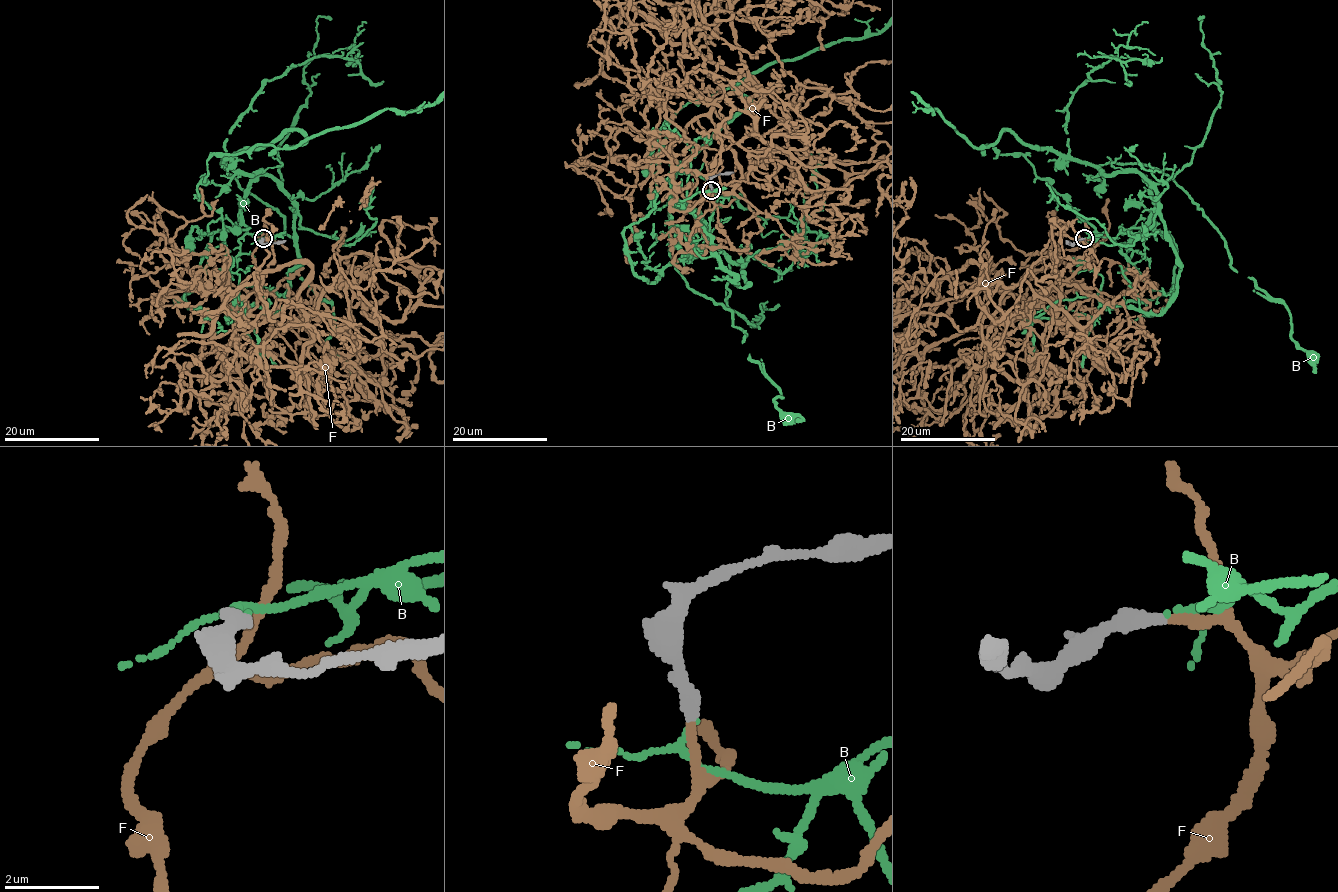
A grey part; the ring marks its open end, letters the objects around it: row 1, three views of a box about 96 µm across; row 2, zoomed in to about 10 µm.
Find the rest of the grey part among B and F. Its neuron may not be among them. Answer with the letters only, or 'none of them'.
F

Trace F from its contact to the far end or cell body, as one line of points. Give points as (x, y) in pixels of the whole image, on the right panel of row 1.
F: (1084, 238), (1085, 263), (1005, 317), (980, 302), (969, 262), (920, 333)

